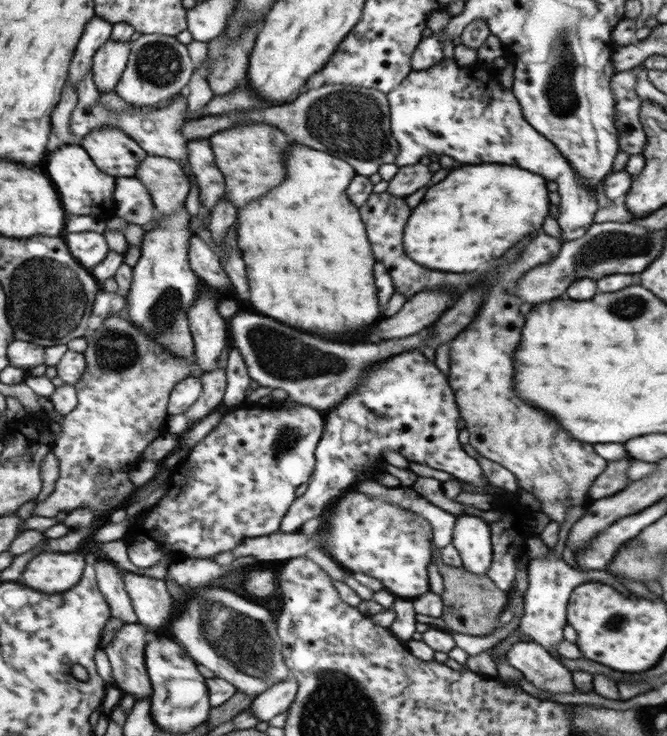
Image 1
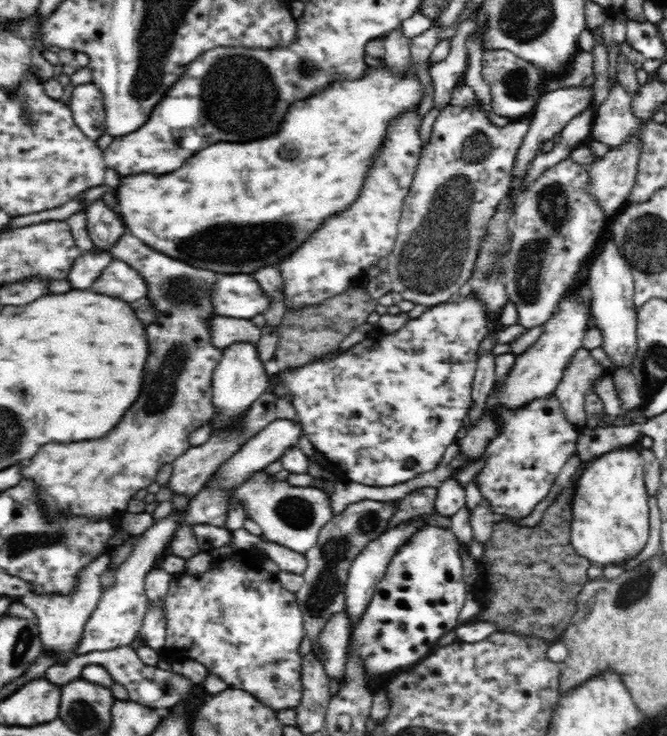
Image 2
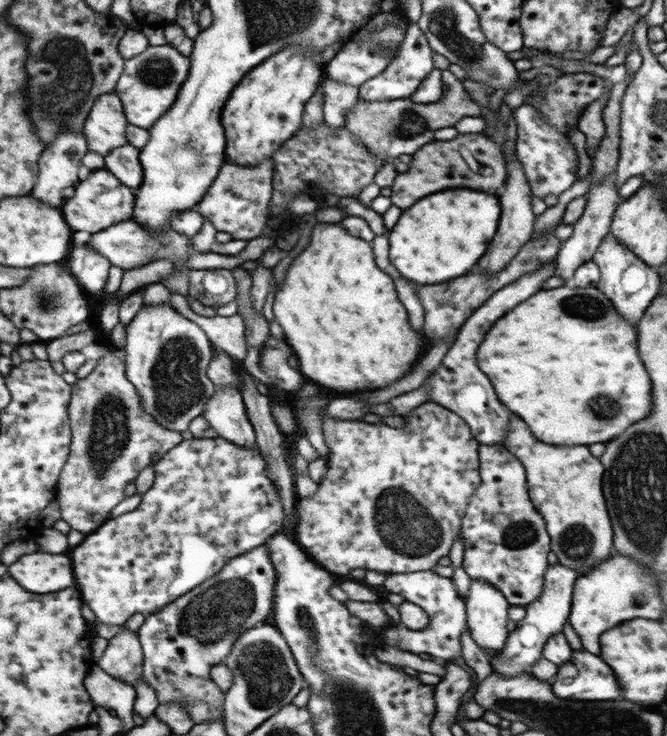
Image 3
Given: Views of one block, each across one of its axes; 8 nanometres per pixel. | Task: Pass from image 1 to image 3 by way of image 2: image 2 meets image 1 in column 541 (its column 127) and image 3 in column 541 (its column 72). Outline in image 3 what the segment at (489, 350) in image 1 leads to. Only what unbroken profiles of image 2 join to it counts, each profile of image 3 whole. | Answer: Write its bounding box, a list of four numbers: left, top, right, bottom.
[502,414,613,576]

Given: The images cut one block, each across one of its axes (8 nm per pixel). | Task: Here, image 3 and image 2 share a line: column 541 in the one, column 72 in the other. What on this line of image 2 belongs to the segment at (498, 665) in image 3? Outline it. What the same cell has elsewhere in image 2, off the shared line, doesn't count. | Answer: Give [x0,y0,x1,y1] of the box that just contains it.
[18,557,111,664]

